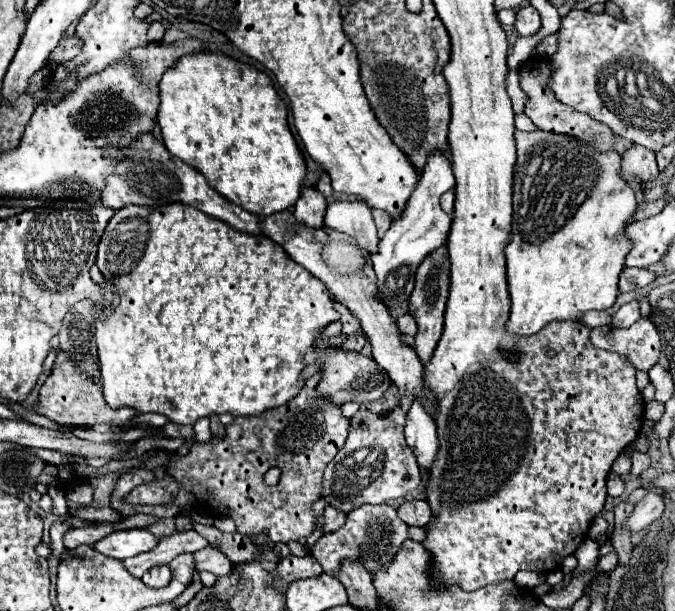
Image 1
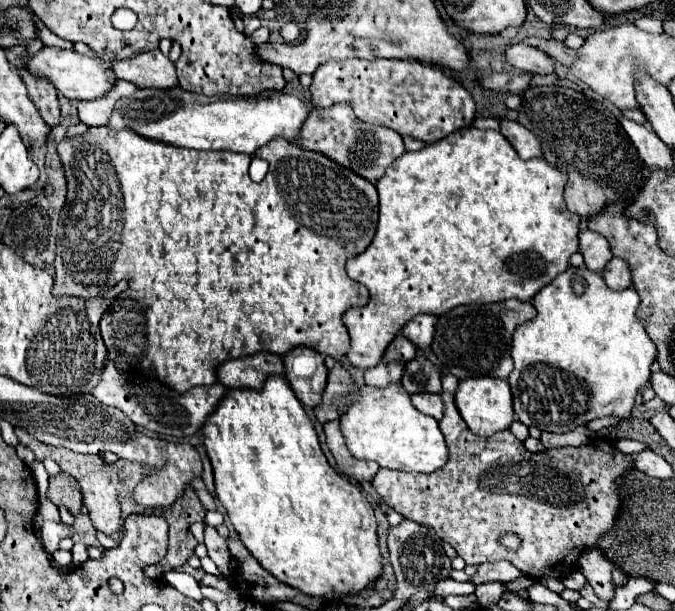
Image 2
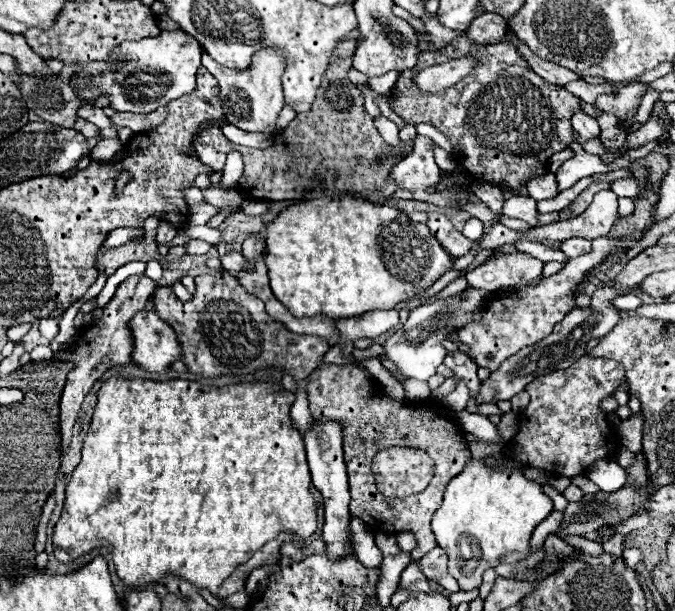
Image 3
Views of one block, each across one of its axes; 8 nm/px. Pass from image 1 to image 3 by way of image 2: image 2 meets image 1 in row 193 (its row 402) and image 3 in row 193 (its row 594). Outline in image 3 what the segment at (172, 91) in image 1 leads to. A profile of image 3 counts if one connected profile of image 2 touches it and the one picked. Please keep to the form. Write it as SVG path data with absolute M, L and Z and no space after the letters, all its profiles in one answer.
M318 188L312 190L306 200L282 210L280 216L268 224L266 250L266 266L274 296L296 318L324 314L334 322L358 318L374 310L392 310L398 302L428 290L438 278L450 272L456 262L448 258L448 252L432 238L426 224L412 222L402 210L372 204L352 194L336 192L332 196Z

